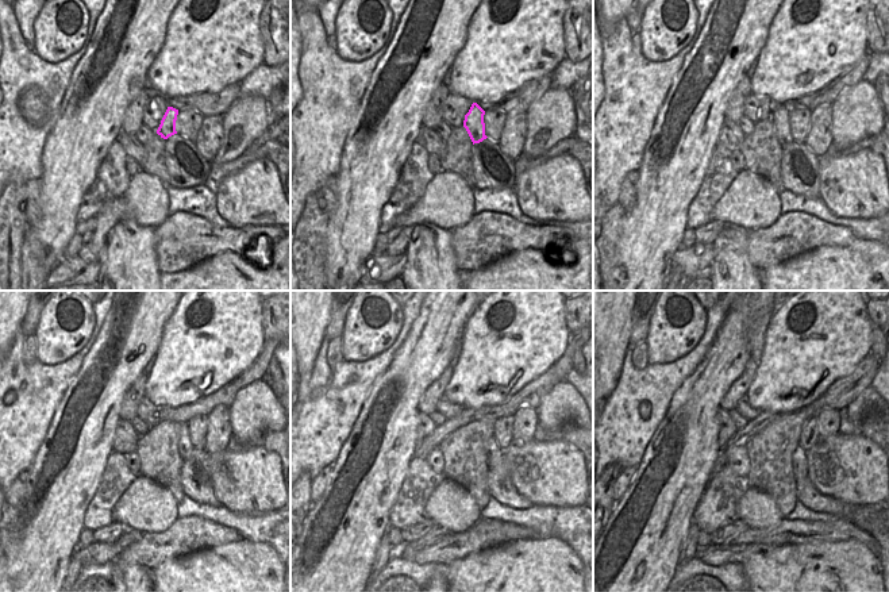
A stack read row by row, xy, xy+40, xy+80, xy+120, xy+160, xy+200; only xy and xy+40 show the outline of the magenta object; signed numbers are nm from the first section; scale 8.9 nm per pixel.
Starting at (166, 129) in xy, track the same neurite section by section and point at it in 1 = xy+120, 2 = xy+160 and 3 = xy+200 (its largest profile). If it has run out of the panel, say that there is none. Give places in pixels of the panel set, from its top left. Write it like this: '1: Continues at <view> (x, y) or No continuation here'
1: Continues at xy+120 (185, 446)
2: Continues at xy+160 (493, 453)
3: Continues at xy+200 (800, 464).

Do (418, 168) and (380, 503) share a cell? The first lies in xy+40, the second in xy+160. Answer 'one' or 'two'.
two

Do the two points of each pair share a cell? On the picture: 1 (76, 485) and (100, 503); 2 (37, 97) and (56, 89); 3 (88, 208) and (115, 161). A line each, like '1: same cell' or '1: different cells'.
1: different cells
2: different cells
3: same cell

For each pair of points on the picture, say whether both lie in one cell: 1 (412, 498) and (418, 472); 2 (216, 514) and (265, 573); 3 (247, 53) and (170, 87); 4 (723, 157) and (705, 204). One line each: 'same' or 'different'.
1: same
2: different
3: same
4: same

